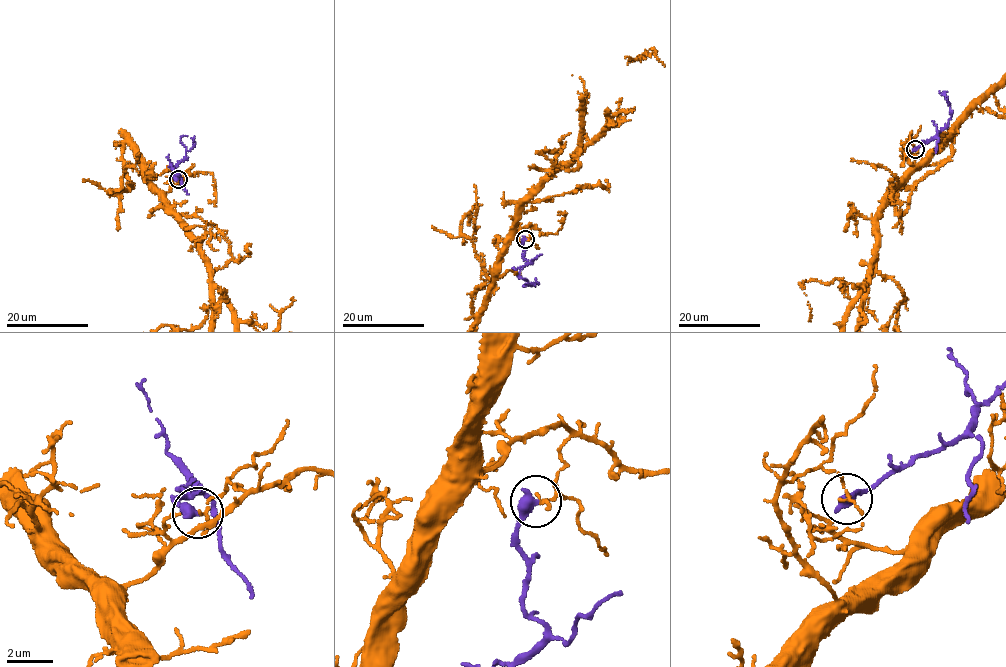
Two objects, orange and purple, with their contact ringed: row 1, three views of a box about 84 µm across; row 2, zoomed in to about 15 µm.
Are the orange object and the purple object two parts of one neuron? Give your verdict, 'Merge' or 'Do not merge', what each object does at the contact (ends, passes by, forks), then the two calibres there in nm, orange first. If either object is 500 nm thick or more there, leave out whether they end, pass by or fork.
Do not merge. At the ring orange ends. At the ring purple ends. Thickness 140 nm (orange) against 480 nm

